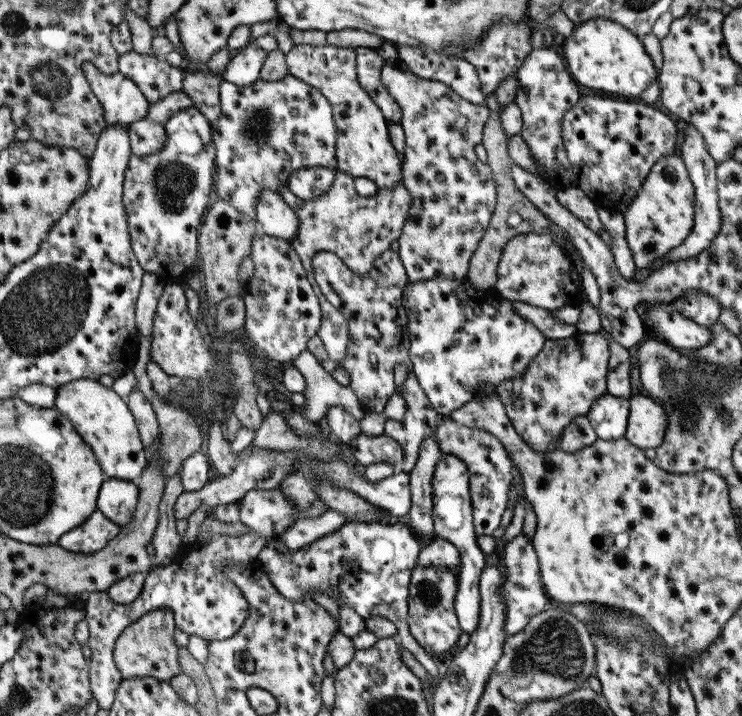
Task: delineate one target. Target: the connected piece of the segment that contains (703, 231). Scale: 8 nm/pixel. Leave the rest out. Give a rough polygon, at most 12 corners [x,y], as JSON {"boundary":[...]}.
{"boundary":[[687,124],[679,148],[694,186],[694,220],[683,242],[654,265],[687,260],[718,234],[717,162]]}

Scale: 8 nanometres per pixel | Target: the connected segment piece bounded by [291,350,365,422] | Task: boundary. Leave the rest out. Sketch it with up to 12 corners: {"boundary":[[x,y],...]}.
{"boundary":[[309,351],[291,364],[306,384],[297,409],[315,422],[330,406],[353,419],[365,411]]}

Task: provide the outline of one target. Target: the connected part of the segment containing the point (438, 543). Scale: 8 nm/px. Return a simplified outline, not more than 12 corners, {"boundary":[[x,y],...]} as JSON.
{"boundary":[[435,536],[421,543],[417,567],[460,564],[453,544]]}

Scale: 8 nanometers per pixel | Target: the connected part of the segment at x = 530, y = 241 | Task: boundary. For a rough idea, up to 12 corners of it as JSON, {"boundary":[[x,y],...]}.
{"boundary":[[549,233],[512,236],[493,286],[549,311],[582,302],[582,281]]}

